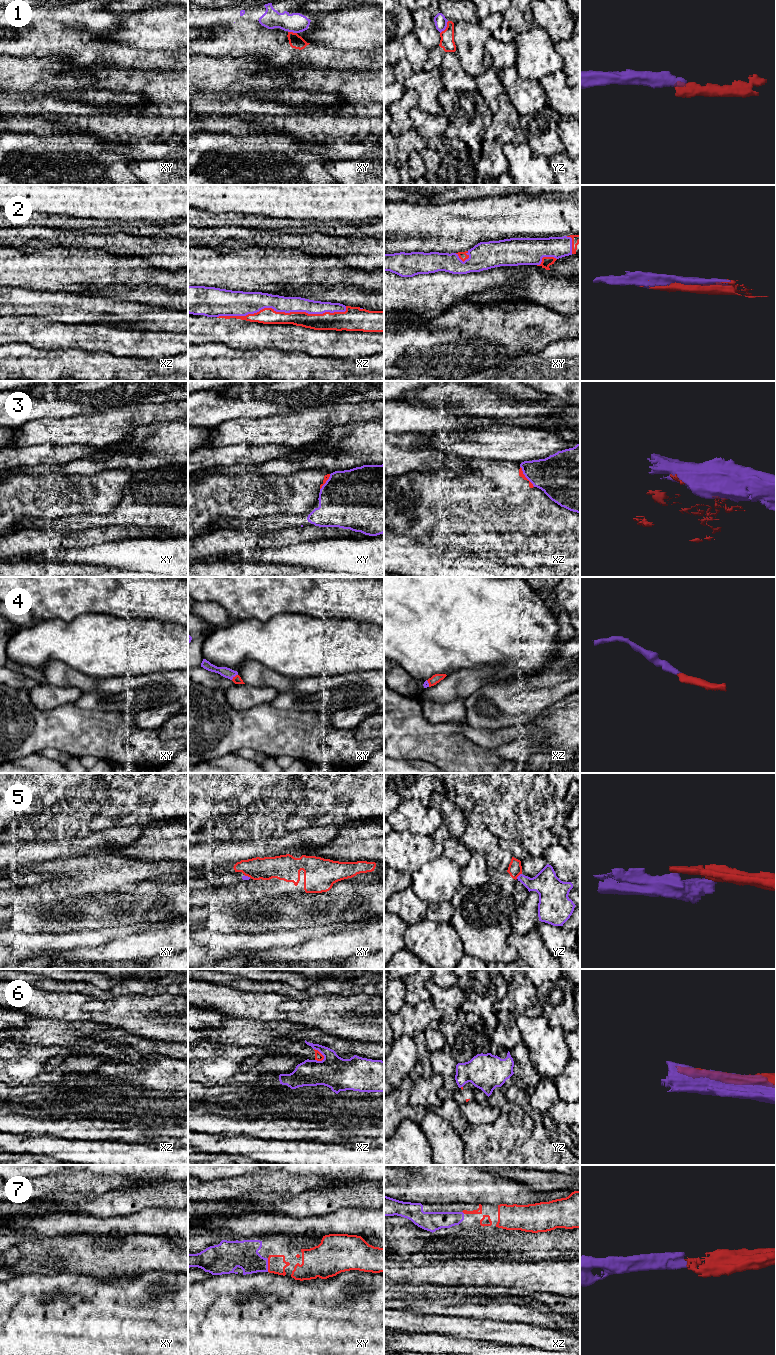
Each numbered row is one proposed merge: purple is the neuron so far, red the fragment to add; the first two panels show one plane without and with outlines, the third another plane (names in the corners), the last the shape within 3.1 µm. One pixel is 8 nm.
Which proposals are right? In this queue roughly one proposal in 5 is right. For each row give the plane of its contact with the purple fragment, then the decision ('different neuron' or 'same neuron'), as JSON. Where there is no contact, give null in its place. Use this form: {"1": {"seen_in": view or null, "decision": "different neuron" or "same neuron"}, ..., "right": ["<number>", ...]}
{"1": {"seen_in": "yz", "decision": "different neuron"}, "2": {"seen_in": "xz", "decision": "same neuron"}, "3": {"seen_in": "xz", "decision": "different neuron"}, "4": {"seen_in": "xy", "decision": "same neuron"}, "5": {"seen_in": "yz", "decision": "different neuron"}, "6": {"seen_in": "xz", "decision": "different neuron"}, "7": {"seen_in": "xy", "decision": "same neuron"}, "right": ["2", "4", "7"]}

